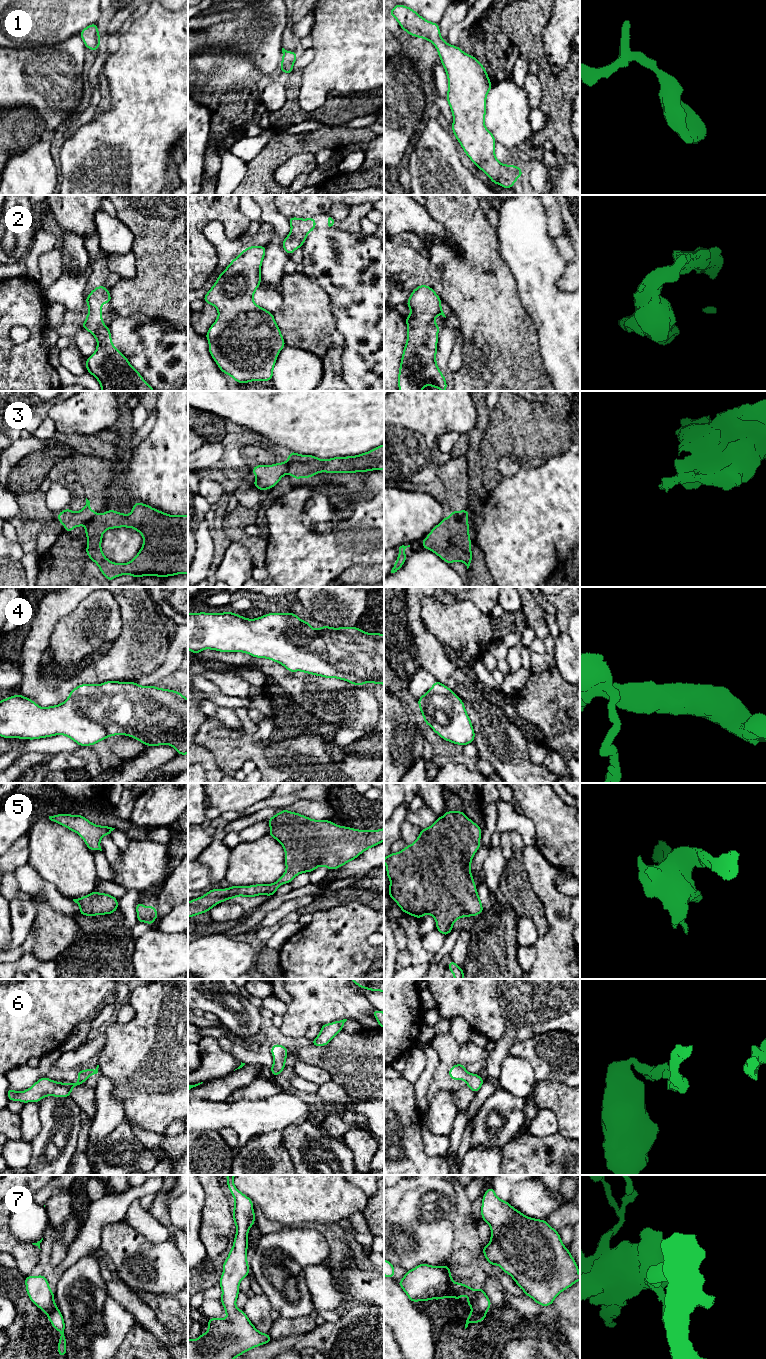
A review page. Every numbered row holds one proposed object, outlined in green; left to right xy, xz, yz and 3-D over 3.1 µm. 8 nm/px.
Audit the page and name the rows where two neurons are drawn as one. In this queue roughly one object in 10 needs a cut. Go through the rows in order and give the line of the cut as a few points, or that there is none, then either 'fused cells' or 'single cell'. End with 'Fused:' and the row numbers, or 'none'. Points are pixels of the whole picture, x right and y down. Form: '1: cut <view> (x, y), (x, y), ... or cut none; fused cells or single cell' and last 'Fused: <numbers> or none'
1: cut none; single cell
2: cut none; single cell
3: cut yz (454, 512), (457, 516), (466, 518); fused cells
4: cut none; single cell
5: cut none; single cell
6: cut none; single cell
7: cut none; single cell
Fused: 3

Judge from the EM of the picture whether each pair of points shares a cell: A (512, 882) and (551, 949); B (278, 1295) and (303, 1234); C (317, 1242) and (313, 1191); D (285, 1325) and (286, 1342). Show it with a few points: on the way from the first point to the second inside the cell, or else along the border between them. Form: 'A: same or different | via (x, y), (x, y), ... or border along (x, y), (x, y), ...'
A: different | border along (543, 911), (548, 930), (539, 936)
B: same | via (265, 1275), (265, 1254), (279, 1240), (283, 1240)
C: different | border along (296, 1226), (307, 1227)
D: different | border along (309, 1331), (303, 1334), (284, 1336), (272, 1341)

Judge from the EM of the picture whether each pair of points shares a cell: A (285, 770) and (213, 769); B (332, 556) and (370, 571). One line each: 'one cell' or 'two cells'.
A: two cells
B: two cells

